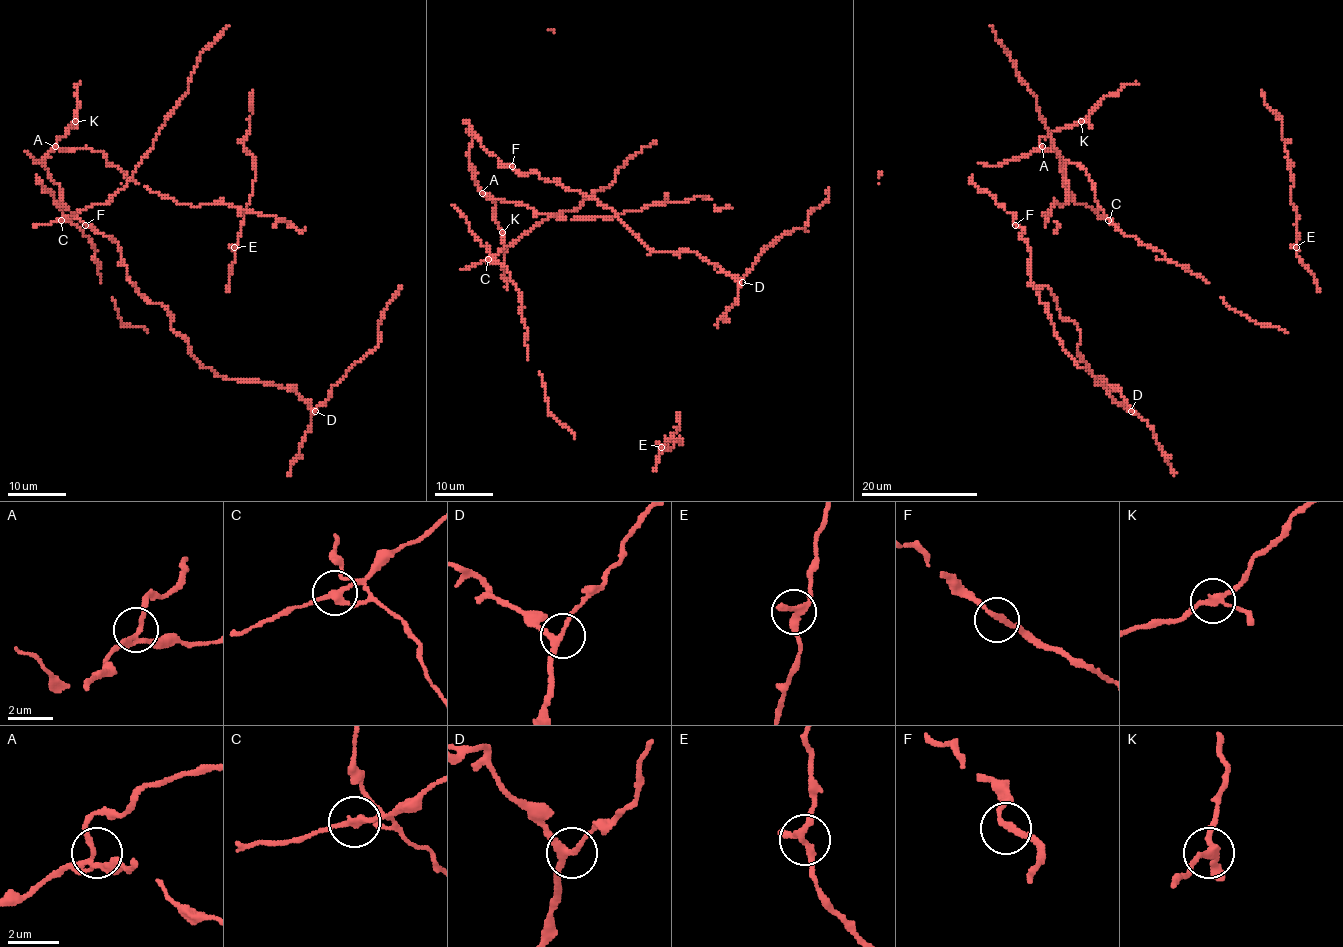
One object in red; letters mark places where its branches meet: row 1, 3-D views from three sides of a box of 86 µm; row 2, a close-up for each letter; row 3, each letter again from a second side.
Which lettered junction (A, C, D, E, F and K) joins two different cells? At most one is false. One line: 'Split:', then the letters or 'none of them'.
Split: C

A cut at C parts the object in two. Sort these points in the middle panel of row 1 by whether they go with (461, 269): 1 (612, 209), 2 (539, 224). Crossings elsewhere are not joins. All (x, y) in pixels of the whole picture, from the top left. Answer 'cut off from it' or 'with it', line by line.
1: cut off from it
2: with it

